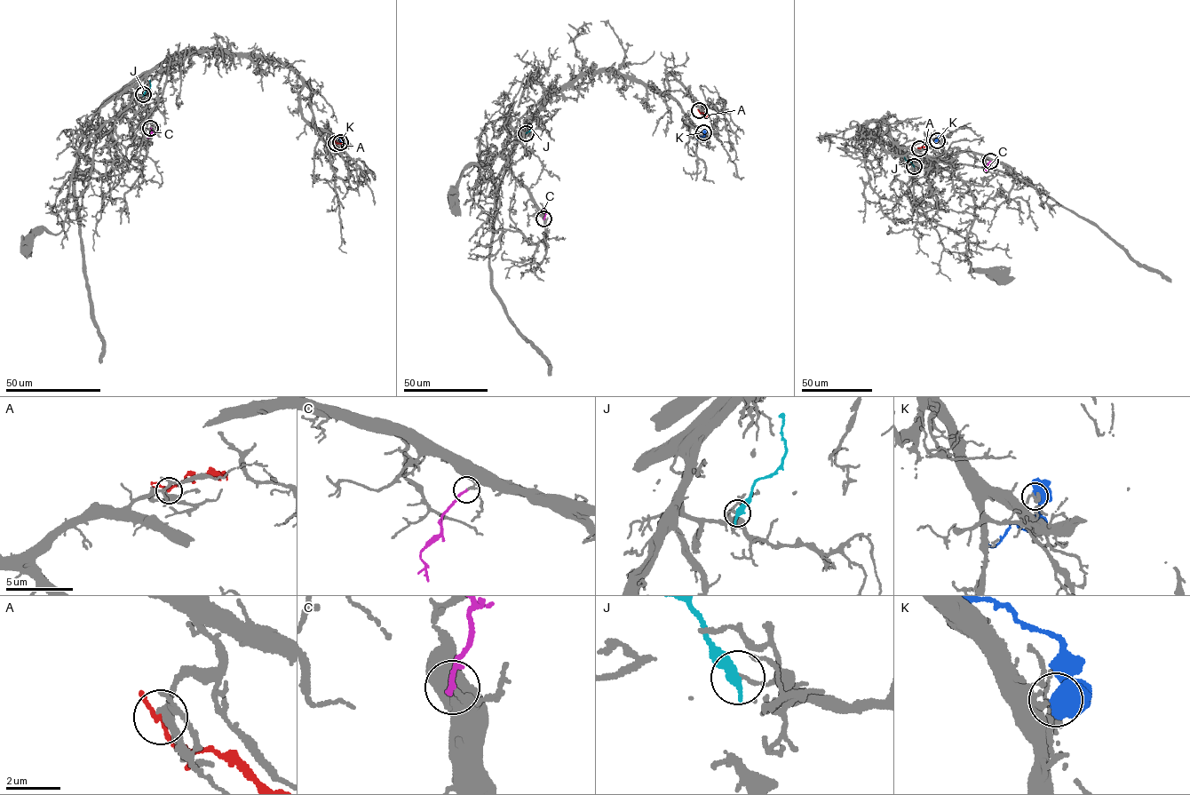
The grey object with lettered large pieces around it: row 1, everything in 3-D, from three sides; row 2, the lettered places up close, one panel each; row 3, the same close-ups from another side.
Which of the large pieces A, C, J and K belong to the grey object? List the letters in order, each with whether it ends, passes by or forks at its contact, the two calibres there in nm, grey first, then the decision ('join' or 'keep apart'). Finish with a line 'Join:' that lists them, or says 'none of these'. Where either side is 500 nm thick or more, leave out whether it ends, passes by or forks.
A: it passes by; 240 nm thick on the grey side, 160 nm on the other; keep apart
C: it ends there; 160 nm thick on the grey side, 190 nm on the other; keep apart
J: it ends there; 130 nm thick on the grey side, 440 nm on the other; keep apart
K: 280 nm thick on the grey side, 550 nm on the other; keep apart
Join: none of these

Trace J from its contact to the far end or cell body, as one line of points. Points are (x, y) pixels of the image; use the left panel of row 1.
J: (144, 94), (149, 88), (150, 80)

